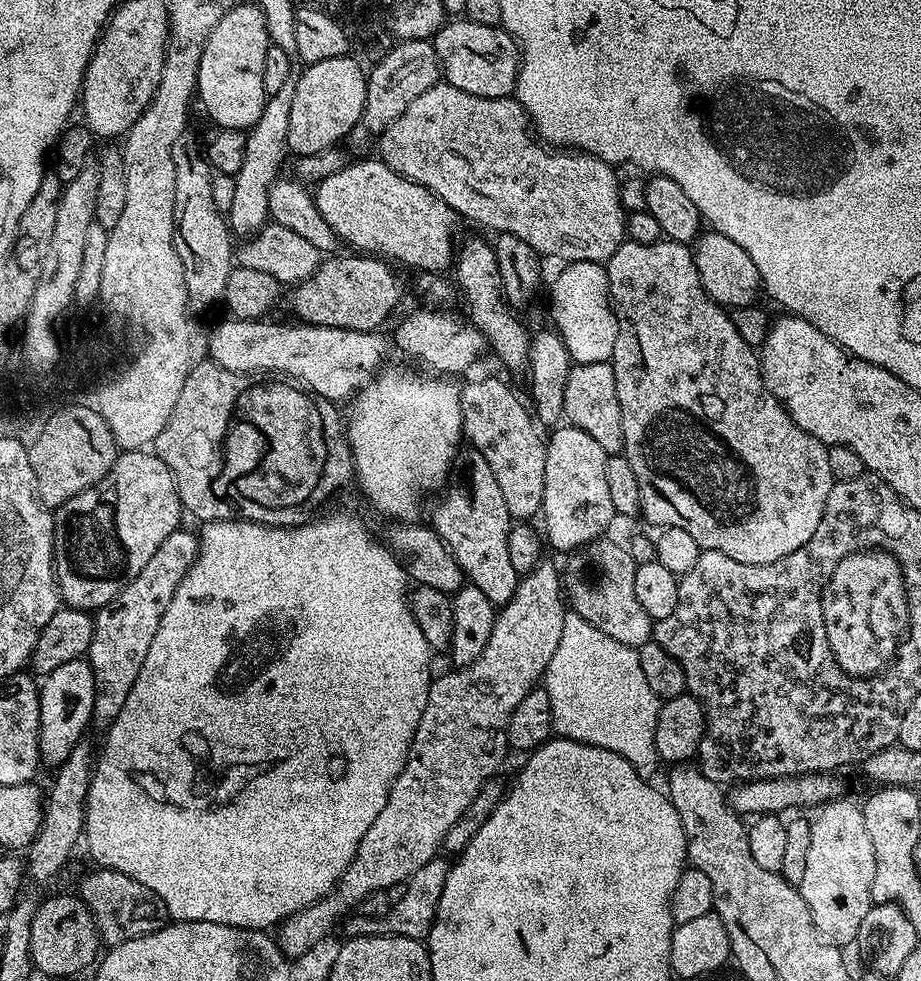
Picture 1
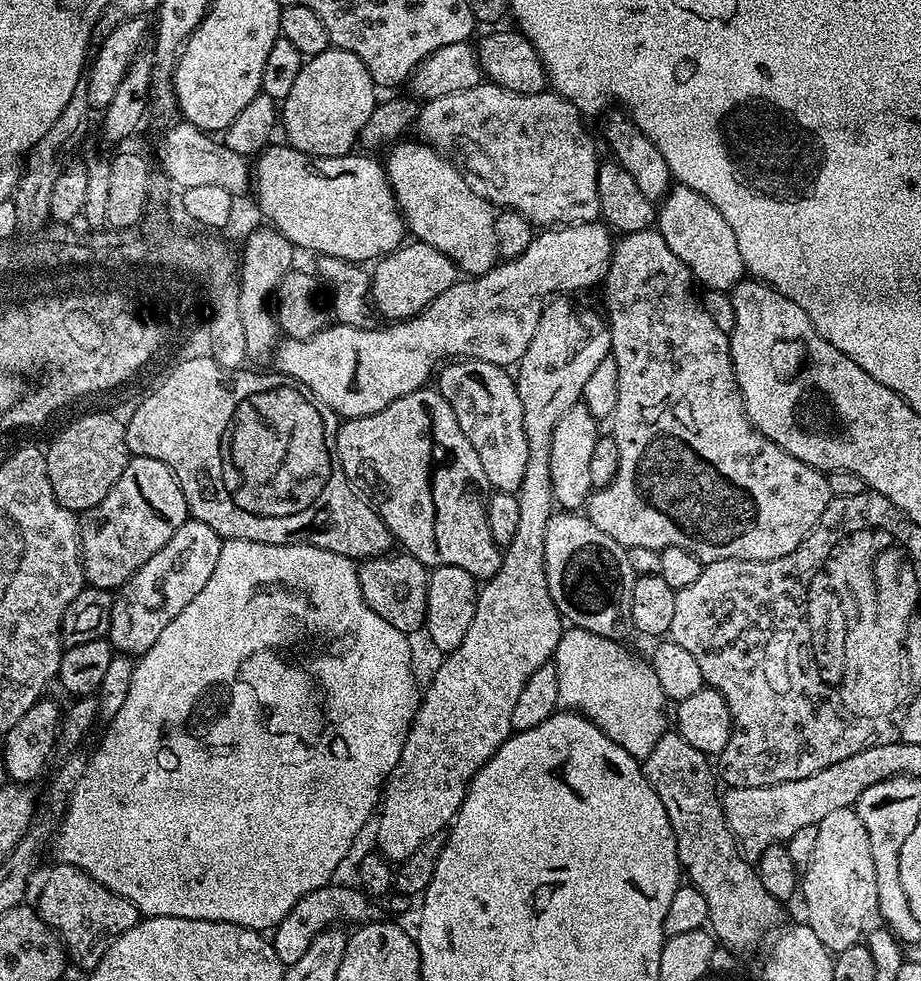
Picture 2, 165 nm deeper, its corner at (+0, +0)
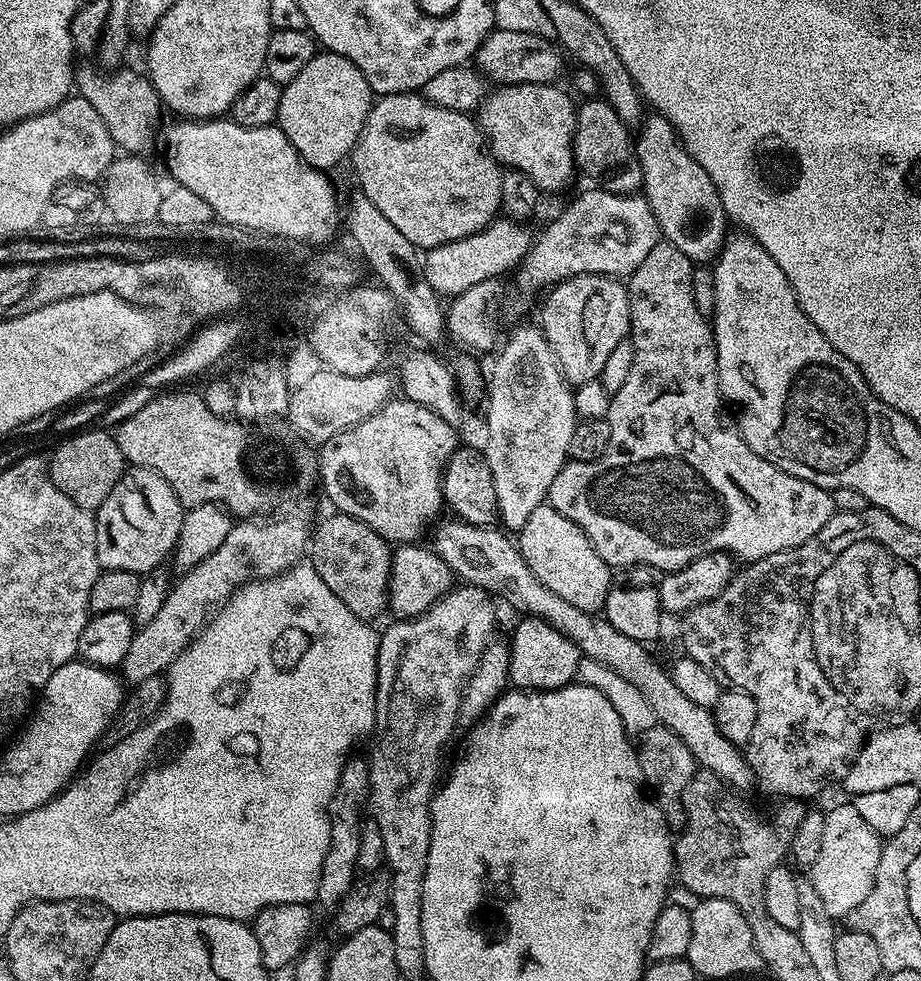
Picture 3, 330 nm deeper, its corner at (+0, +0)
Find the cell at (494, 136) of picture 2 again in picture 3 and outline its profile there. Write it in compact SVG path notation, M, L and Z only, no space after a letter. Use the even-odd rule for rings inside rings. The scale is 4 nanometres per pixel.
M509 84L507 86L497 87L492 91L489 91L487 95L485 95L484 102L478 109L478 123L480 125L480 131L483 132L485 137L490 141L490 151L493 157L495 157L505 169L526 174L534 181L534 183L536 183L536 185L538 185L541 193L548 194L548 192L562 191L563 188L571 182L572 175L575 177L578 172L576 160L572 157L572 139L576 133L577 109L577 105L575 103L572 104L573 97L571 95L568 97L567 94L560 89L560 86L557 86L556 84Z

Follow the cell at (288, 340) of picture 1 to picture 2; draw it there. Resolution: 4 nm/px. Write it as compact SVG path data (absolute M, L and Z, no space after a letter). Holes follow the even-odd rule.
M603 222L552 226L541 232L544 233L542 233L541 236L539 233L539 235L533 238L530 242L530 246L518 258L504 260L503 262L497 263L496 267L490 269L490 271L481 276L457 279L456 284L450 286L450 290L446 290L446 294L440 294L432 304L429 304L428 307L424 309L423 312L419 312L417 316L413 316L410 320L389 323L387 325L388 329L384 329L383 326L359 328L358 326L332 322L325 326L321 332L314 334L305 340L281 339L274 349L274 361L276 360L276 364L274 364L275 371L283 374L285 377L295 380L302 389L311 392L315 399L321 400L326 406L330 406L330 410L335 412L337 417L351 418L354 416L378 414L378 410L386 410L386 406L390 406L390 402L394 402L398 398L402 398L414 390L425 387L425 385L431 381L428 379L430 379L431 376L433 379L434 373L437 369L439 369L449 358L471 358L501 366L515 366L519 364L522 354L526 354L526 346L530 346L530 338L534 338L534 330L538 330L538 318L542 318L544 305L547 304L549 300L559 297L561 294L580 292L583 288L594 287L595 284L597 287L597 285L603 281L605 274L608 273L608 267L612 262L612 245L614 243L614 236L608 225Z

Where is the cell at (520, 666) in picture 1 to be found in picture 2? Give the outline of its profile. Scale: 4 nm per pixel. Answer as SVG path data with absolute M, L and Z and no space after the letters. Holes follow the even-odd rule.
M553 298L544 305L542 318L538 318L538 330L534 330L534 338L530 338L526 354L522 354L520 363L514 368L518 398L522 398L522 422L528 443L526 474L522 478L519 492L515 493L518 498L518 531L514 534L514 542L503 549L498 570L490 579L483 581L479 589L474 622L470 622L470 630L466 630L462 646L441 659L444 661L437 666L428 689L423 689L420 705L416 707L416 716L408 727L402 754L384 782L382 799L378 805L378 819L375 821L376 844L380 847L377 848L379 855L389 862L410 858L410 854L414 854L414 850L418 850L426 838L445 831L456 819L478 770L513 733L514 702L518 702L522 686L526 686L534 670L555 657L560 635L566 627L554 606L554 598L550 598L546 582L546 528L553 518L556 504L550 478L550 442L554 442L554 426L558 426L562 414L566 414L570 406L581 403L591 372L612 350L612 335L607 323L601 317L599 320L590 309L579 308L568 300L571 299Z

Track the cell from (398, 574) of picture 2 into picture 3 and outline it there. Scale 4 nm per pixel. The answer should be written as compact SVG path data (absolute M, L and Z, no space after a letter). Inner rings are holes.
M344 512L331 515L317 528L315 525L311 533L310 562L318 578L322 578L322 582L326 582L326 586L342 598L350 614L359 620L375 621L375 616L385 615L388 606L393 549L389 541L383 540L370 526L366 526L366 522Z

